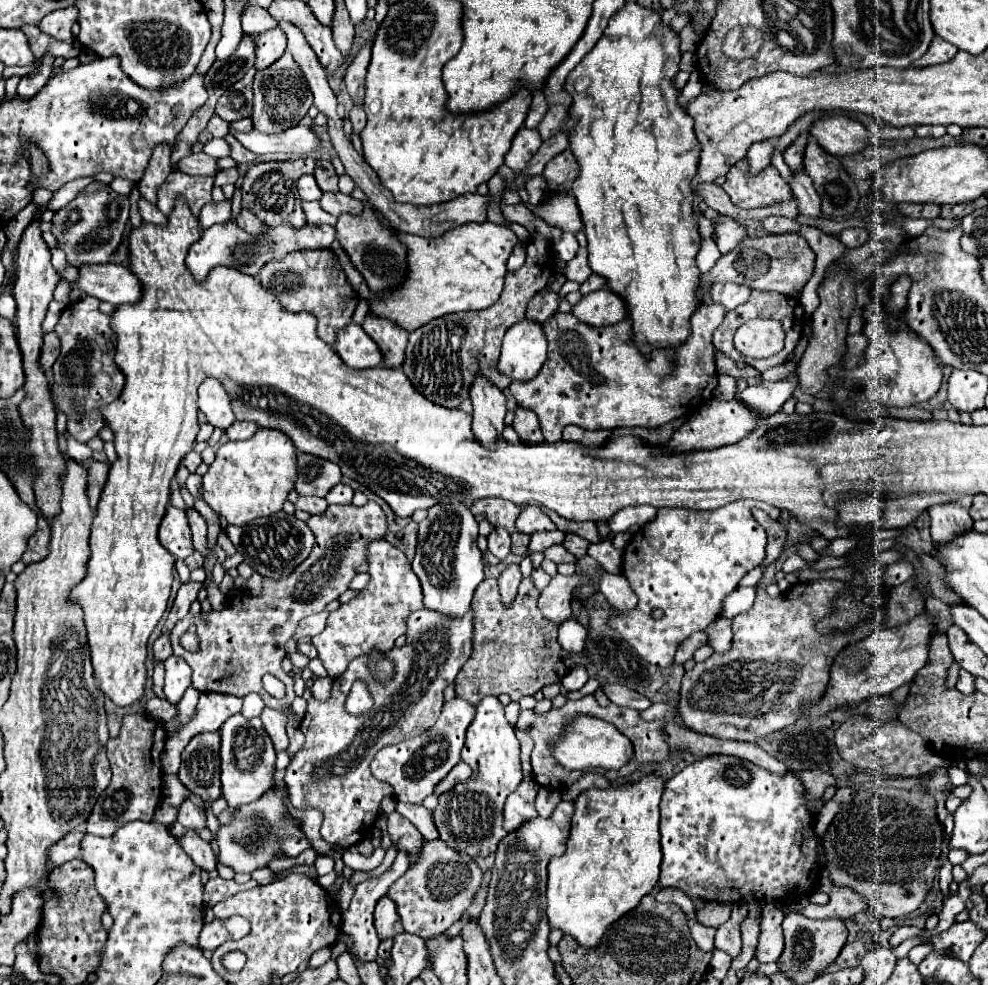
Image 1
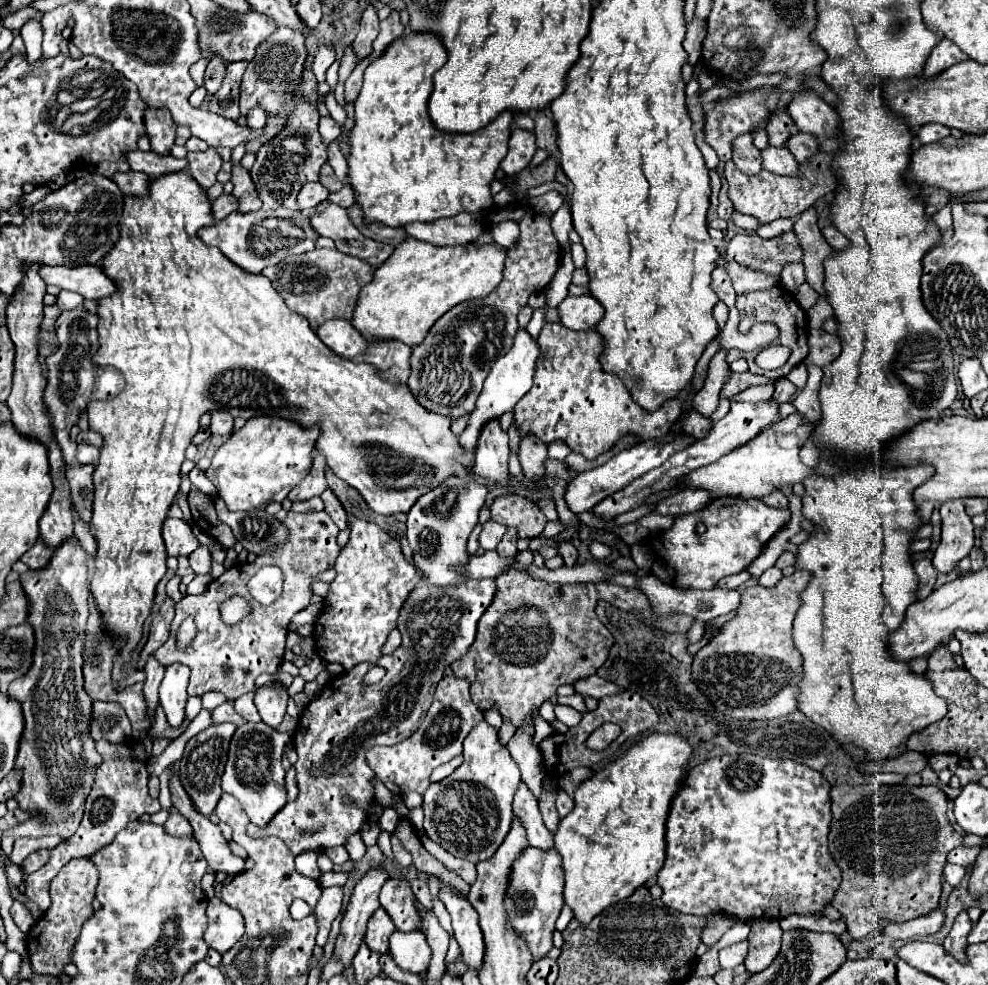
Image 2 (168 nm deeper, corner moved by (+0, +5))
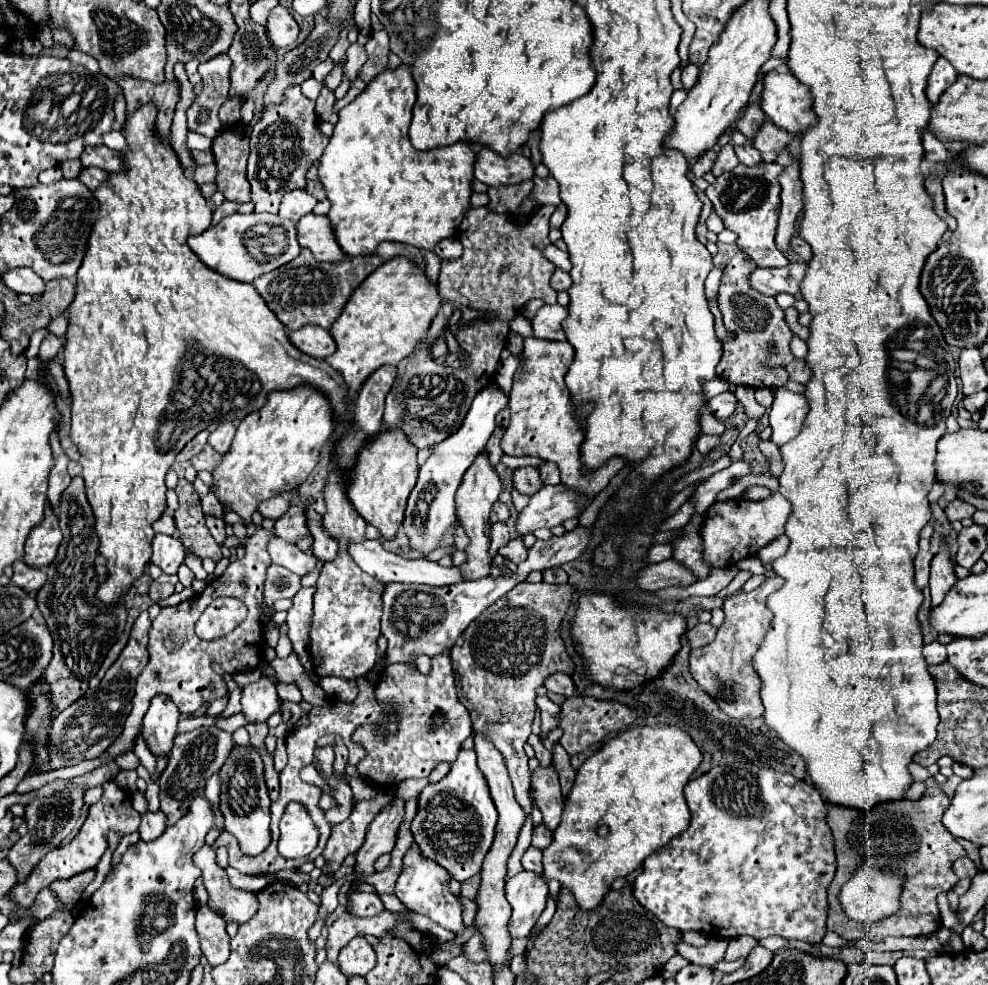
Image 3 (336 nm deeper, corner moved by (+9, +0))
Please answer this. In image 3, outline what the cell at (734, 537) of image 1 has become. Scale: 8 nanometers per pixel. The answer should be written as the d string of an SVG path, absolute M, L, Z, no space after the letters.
M772 492L768 498L758 502L744 498L716 502L710 506L708 512L710 514L704 518L704 524L700 528L700 536L704 540L704 560L710 568L724 568L736 564L742 558L756 556L762 546L784 534L784 524L792 508L780 492Z

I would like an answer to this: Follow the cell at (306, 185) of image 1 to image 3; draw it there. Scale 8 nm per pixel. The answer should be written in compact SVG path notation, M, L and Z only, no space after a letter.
M290 190L284 194L284 198L280 202L278 216L298 222L298 218L312 212L314 206L316 206L316 198L310 196L306 190Z

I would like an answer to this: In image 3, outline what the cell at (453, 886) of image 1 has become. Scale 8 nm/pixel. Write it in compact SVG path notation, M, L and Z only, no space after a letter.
M350 892L346 896L346 910L354 916L376 916L384 910L376 892Z

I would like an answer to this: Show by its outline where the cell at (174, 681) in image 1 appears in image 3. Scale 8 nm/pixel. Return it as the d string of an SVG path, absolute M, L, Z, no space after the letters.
M156 696L152 700L152 706L144 716L142 736L156 758L166 756L172 750L178 720L180 712L176 710L176 706L172 706L172 702L168 702L168 698Z

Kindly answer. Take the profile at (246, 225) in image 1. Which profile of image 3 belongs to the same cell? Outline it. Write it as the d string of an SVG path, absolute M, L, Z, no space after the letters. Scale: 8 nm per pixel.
M238 122L230 128L222 128L212 140L212 152L218 166L216 186L226 200L248 202L250 184L246 180L248 160L248 124Z

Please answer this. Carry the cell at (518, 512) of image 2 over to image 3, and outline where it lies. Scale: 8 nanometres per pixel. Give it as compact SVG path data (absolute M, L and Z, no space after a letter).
M496 502L496 506L492 506L492 514L490 514L490 522L494 524L494 522L506 522L508 520L508 508L506 508L506 504L502 504L502 502Z

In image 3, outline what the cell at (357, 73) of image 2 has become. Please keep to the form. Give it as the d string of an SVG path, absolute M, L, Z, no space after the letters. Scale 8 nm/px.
M354 42L354 44L350 44L346 56L348 56L348 62L346 62L346 66L344 66L346 76L348 76L350 80L356 80L356 78L358 78L358 70L360 70L362 64L366 62L366 50L364 50L362 44Z

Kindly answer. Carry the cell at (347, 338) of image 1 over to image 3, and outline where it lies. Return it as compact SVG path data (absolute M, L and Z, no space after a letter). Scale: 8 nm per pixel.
M304 326L300 330L288 332L288 340L304 354L312 358L326 358L328 354L334 354L336 344L328 330L320 326Z

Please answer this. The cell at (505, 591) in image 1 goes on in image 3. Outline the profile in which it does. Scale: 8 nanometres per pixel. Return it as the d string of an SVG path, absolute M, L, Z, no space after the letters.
M496 522L496 524L492 526L492 544L490 544L490 554L496 556L496 550L498 550L500 546L504 546L508 540L510 540L510 534L508 534L508 526L506 526L506 522Z

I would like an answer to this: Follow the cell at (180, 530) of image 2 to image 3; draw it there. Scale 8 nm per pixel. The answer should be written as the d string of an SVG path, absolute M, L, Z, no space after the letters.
M166 534L154 536L150 564L160 566L164 574L176 574L184 556L186 556L186 550L184 550L182 542L178 542L178 538L172 538L172 536L166 536Z

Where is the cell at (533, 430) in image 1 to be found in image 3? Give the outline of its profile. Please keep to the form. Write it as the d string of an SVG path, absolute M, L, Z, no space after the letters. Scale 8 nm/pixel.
M518 468L514 470L514 476L512 476L512 482L514 482L514 488L520 492L520 494L536 494L544 482L538 474L538 468Z

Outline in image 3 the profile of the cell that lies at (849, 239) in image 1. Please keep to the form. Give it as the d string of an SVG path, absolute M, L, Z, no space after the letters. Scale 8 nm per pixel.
M794 238L790 240L790 248L782 250L782 254L788 258L788 262L808 262L812 258L812 250L810 246L802 240L802 238Z

